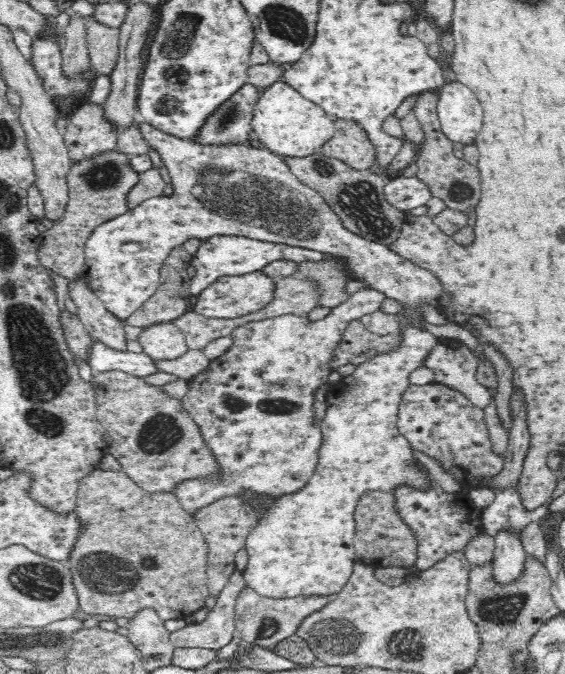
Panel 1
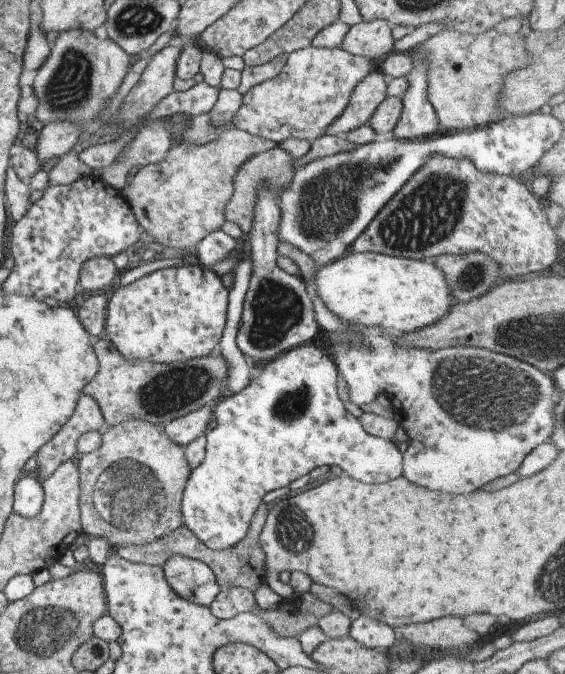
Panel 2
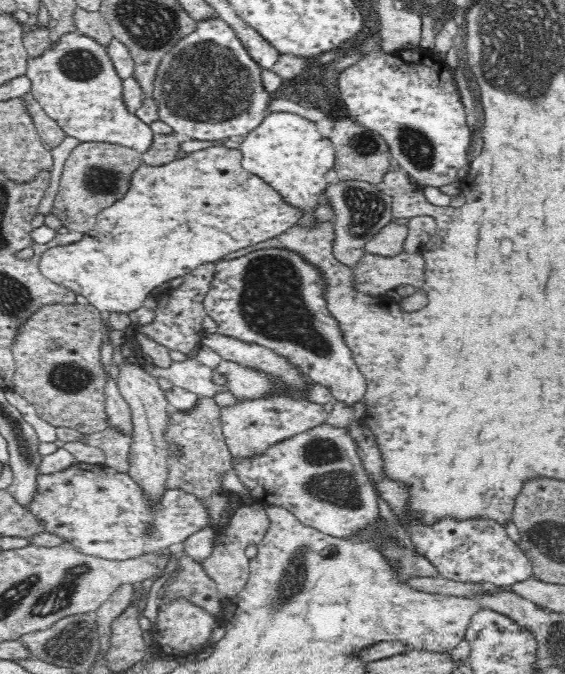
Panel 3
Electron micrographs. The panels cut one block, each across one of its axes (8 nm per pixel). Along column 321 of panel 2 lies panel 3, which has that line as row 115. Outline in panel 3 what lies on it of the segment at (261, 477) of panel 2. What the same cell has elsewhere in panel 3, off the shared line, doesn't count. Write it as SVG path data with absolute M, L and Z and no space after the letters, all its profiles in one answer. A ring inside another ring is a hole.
M378 33L370 35L364 45L357 48L357 51L367 50L368 54L339 76L336 88L351 118L378 132L400 168L420 186L440 188L462 182L458 170L466 165L472 133L466 125L460 95L450 74L446 73L449 67L442 67L444 74L428 74L422 59L424 56L435 58L433 51L415 47L380 55L377 54L378 40Z

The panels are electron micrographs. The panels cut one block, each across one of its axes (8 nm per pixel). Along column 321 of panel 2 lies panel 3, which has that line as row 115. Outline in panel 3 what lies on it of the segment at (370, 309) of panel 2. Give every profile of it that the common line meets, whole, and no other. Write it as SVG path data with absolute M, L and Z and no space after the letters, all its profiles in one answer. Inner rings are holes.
M268 111L262 122L248 135L240 139L242 166L248 172L260 176L270 183L288 203L302 207L300 225L316 225L311 214L321 203L327 187L324 174L333 168L336 147L329 138L324 138L316 123L298 113L288 111Z

